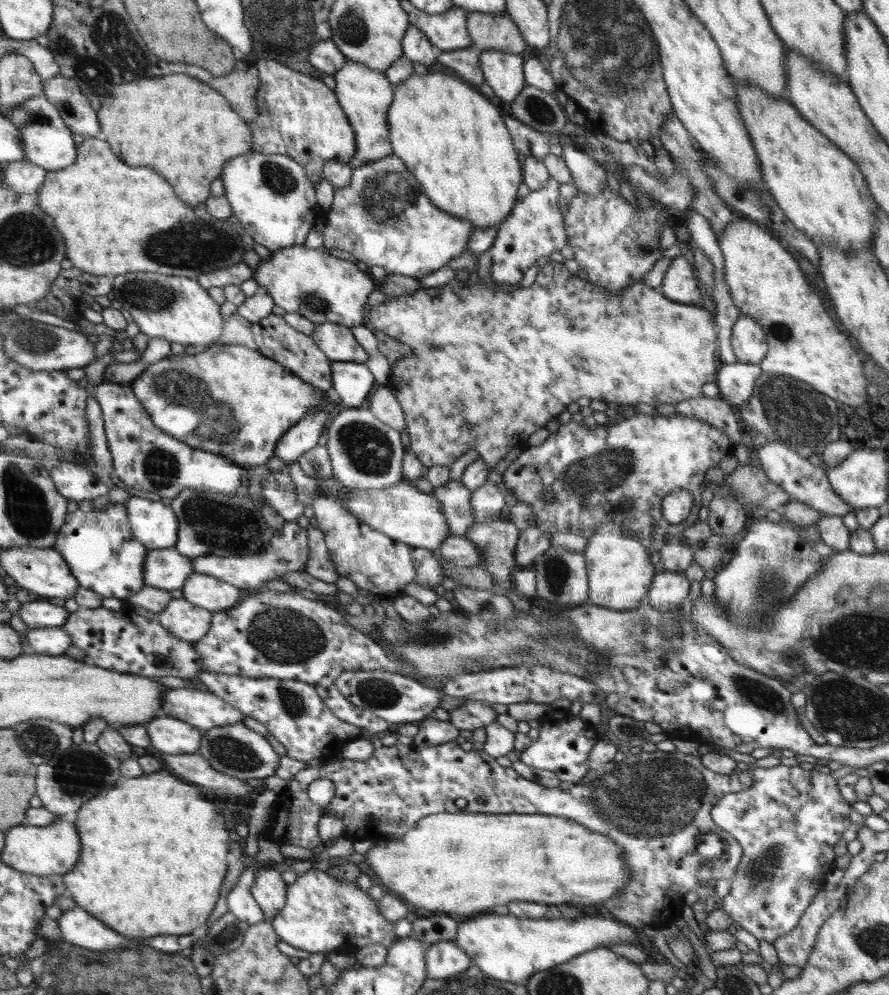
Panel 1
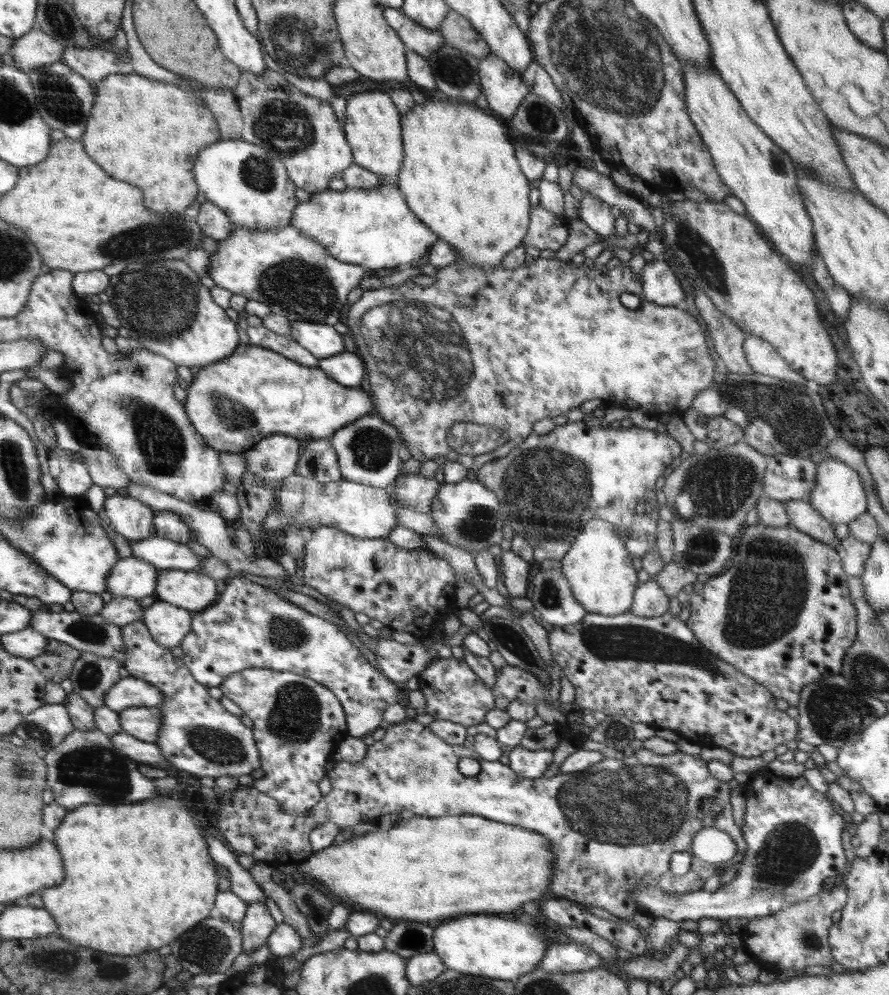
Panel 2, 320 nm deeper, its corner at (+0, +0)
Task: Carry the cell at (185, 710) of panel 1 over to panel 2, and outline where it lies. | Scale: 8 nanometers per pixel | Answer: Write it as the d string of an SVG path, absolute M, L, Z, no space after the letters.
M138 677L121 678L108 689L104 705L120 712L130 707L158 707L163 694L155 686Z

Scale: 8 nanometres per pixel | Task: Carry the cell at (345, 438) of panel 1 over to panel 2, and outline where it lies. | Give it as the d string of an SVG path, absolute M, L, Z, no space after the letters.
M370 414L342 427L330 436L330 442L338 455L342 479L374 488L386 488L389 484L394 484L400 475L402 464L402 460L398 458L398 448L402 444L398 431L395 425L388 424L383 417Z

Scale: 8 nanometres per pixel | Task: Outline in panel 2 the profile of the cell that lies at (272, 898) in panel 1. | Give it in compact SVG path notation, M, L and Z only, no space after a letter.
M248 903L246 914L241 920L242 951L251 953L266 945L277 926L265 904Z

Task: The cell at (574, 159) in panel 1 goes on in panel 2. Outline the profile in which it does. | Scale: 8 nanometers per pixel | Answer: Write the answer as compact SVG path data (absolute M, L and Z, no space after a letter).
M584 192L579 205L579 218L586 222L588 228L603 237L615 234L615 218L611 206L602 202L589 192Z

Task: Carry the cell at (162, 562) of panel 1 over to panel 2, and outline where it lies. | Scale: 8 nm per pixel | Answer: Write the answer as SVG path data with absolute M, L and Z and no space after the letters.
M125 557L110 570L105 580L106 590L113 597L140 599L154 595L159 572L153 564L141 558Z

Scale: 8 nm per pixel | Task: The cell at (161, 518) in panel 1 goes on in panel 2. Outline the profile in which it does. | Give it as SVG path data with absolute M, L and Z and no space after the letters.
M118 494L106 497L103 510L114 532L118 532L129 541L156 535L156 511L137 498Z

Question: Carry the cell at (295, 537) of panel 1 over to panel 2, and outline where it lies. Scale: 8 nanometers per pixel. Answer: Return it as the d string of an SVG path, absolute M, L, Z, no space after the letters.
M159 534L132 541L132 554L161 570L200 570L200 556L195 555L187 545L173 541Z

